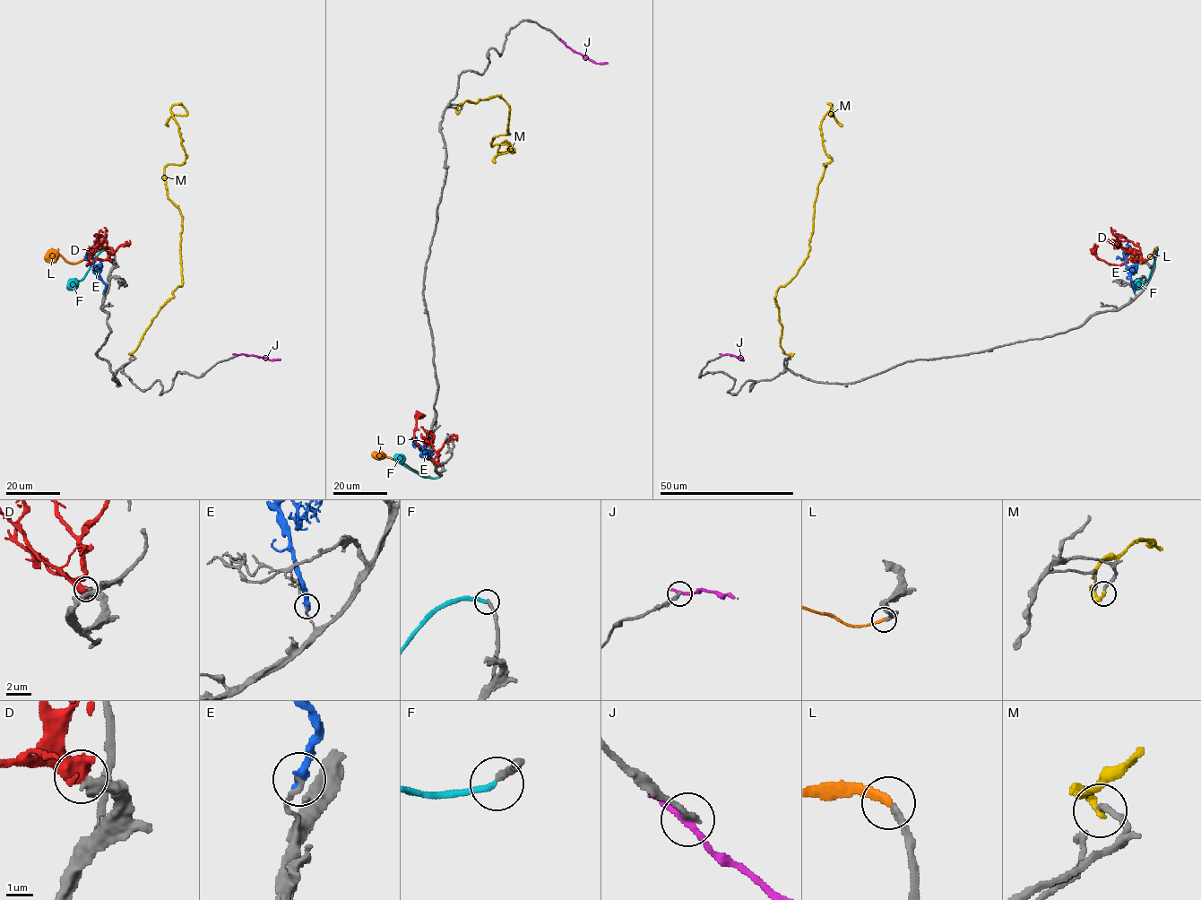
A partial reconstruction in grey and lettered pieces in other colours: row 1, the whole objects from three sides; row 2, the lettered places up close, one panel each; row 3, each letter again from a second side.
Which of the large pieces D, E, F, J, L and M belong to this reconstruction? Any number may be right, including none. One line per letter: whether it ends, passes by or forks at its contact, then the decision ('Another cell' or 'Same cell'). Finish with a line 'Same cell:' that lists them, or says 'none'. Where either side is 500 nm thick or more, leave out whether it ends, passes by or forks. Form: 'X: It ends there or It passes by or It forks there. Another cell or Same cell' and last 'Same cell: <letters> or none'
D: Same cell
E: It ends there. Another cell
F: It ends there. Another cell
J: It passes by. Another cell
L: It ends there. Another cell
M: It ends there. Another cell
Same cell: D

